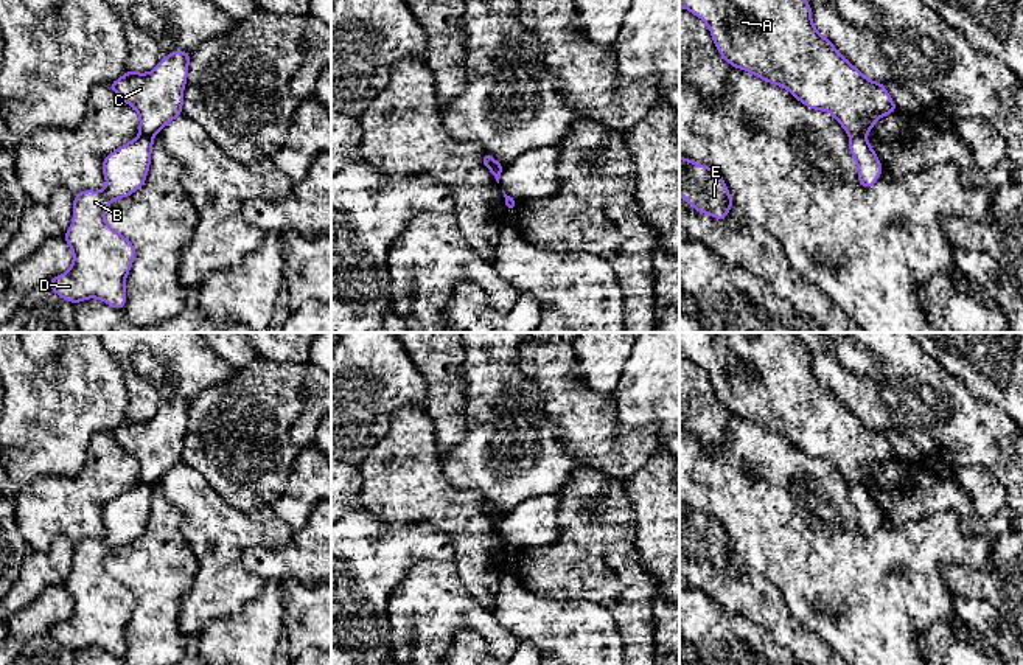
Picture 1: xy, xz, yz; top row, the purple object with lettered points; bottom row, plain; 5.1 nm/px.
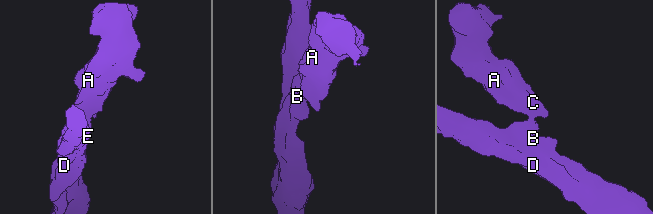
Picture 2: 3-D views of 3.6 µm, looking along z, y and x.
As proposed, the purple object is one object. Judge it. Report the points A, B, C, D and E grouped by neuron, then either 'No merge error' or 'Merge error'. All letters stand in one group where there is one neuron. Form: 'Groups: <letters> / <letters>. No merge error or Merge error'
Groups: A C / B D E. Merge error

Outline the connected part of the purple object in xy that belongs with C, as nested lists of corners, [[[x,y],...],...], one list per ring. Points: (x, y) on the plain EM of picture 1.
[[[173,399],[152,420],[126,420],[107,433],[138,461],[140,483],[152,488],[163,474],[182,463],[190,404],[188,399]]]

